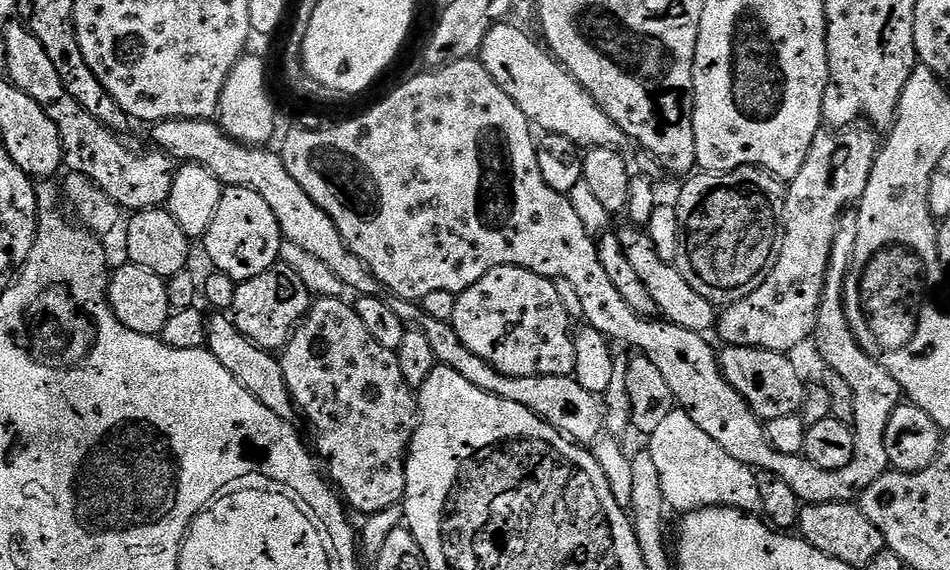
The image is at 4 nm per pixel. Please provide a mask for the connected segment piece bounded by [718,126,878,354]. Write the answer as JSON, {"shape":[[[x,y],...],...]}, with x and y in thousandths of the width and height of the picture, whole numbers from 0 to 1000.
{"shape":[[[894,221],[883,228],[864,228],[857,242],[844,298],[840,298],[838,311],[827,323],[825,411],[821,425],[821,451],[811,488],[806,488],[794,516],[765,535],[757,549],[756,584],[763,605],[805,611],[829,621],[845,596],[856,595],[878,411],[891,367],[900,360],[912,333],[924,265],[921,237],[923,233],[917,223]]]}

